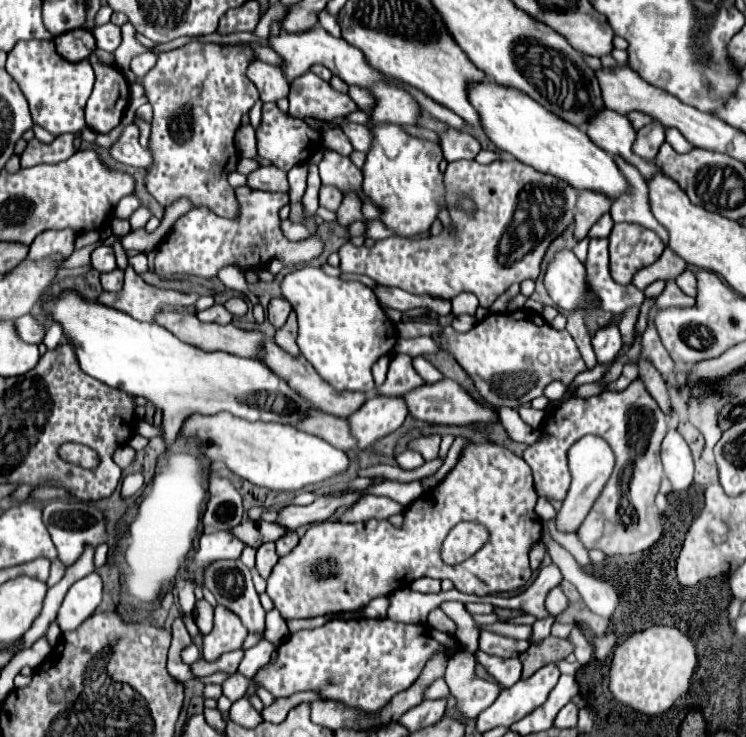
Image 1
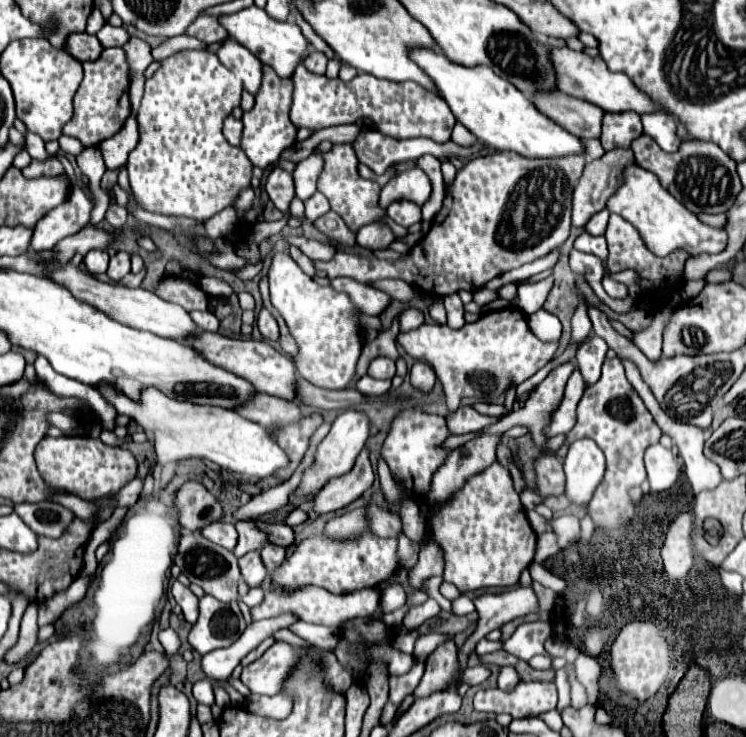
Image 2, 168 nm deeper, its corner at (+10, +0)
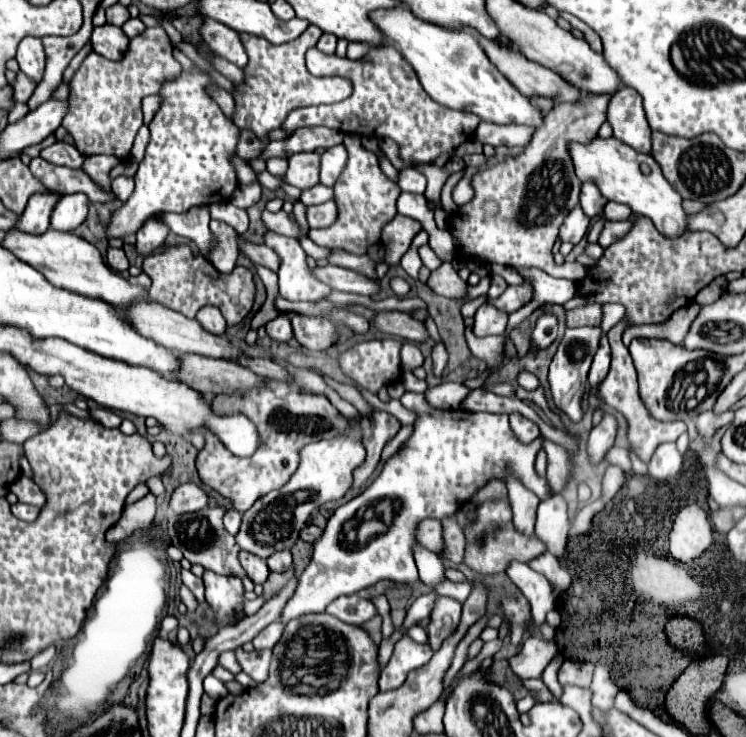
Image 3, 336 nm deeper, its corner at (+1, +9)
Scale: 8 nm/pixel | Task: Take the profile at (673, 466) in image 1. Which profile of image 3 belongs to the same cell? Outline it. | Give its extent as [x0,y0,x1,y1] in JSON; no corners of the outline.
[649,443,683,481]

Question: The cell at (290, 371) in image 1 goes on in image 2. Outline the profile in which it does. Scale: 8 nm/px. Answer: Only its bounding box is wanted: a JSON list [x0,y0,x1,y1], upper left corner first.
[188,332,296,400]

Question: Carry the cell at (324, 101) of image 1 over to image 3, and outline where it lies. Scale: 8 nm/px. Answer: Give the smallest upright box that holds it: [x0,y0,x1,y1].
[283,45,481,163]

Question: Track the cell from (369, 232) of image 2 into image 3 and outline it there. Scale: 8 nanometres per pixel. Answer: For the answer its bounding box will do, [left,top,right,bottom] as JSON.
[381,215,421,265]

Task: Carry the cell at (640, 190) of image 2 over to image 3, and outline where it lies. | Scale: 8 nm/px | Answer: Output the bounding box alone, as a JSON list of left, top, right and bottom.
[569,137,687,239]

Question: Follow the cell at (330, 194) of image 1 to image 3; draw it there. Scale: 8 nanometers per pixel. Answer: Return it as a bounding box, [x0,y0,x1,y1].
[301,185,333,205]

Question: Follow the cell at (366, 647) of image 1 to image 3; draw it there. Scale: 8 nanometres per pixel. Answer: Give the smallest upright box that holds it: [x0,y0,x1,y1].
[237,649,273,683]

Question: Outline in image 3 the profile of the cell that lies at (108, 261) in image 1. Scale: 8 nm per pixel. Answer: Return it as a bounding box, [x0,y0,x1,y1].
[107,247,129,273]

